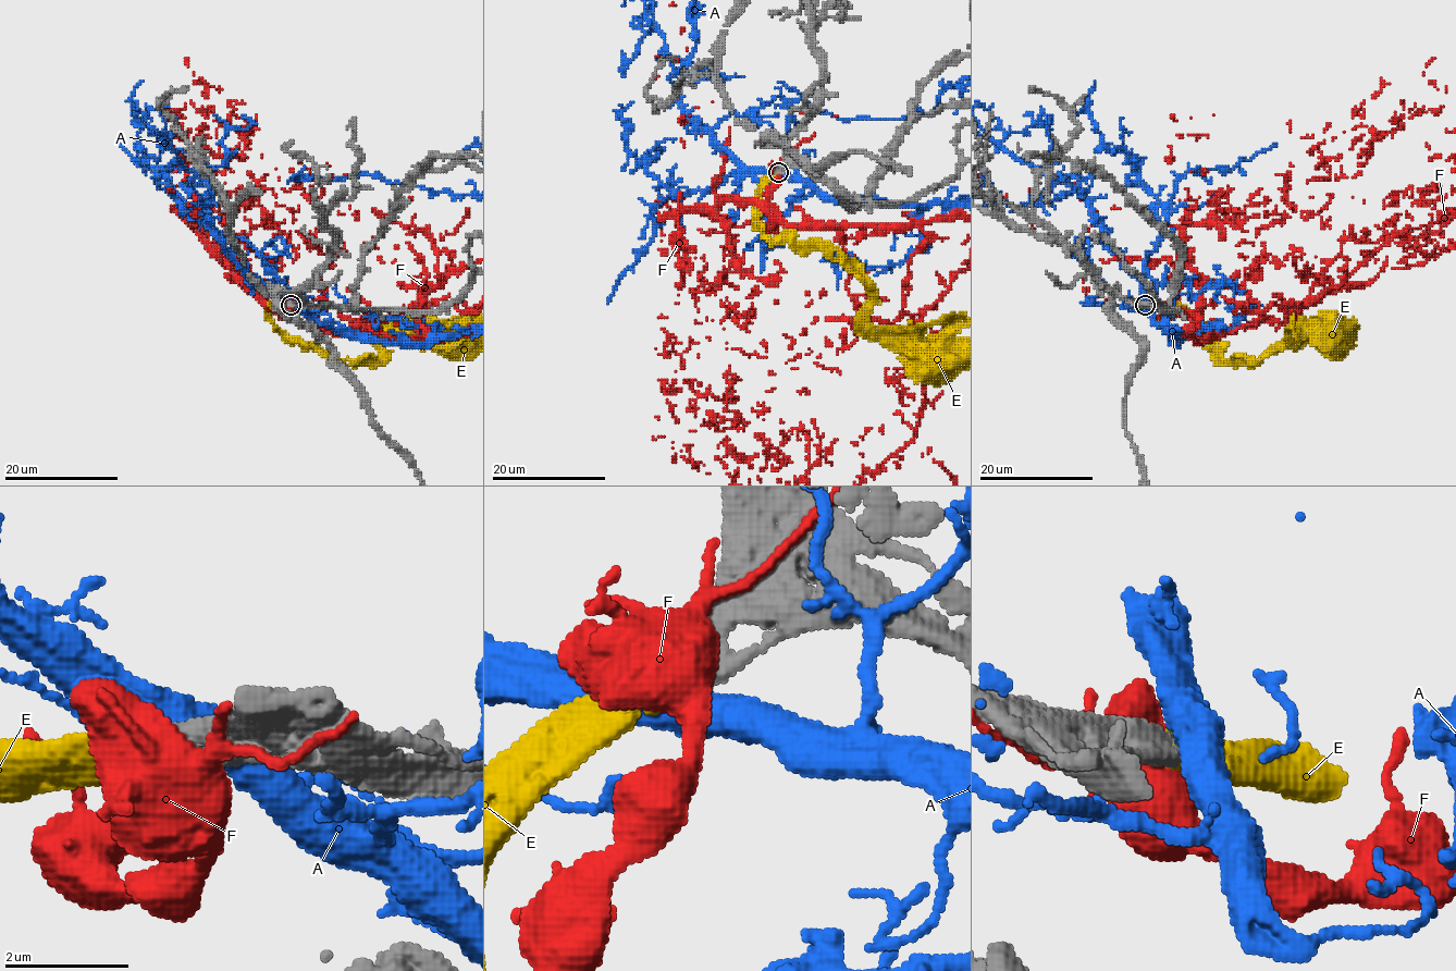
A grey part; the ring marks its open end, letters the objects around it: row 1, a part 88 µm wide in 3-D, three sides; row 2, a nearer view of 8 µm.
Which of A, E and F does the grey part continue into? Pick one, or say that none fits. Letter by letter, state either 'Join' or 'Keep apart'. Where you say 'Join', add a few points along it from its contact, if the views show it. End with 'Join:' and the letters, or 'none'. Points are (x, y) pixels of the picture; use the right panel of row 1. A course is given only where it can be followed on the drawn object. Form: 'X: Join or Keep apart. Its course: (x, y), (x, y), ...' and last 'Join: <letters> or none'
A: Keep apart
E: Join
F: Keep apart
Join: E

